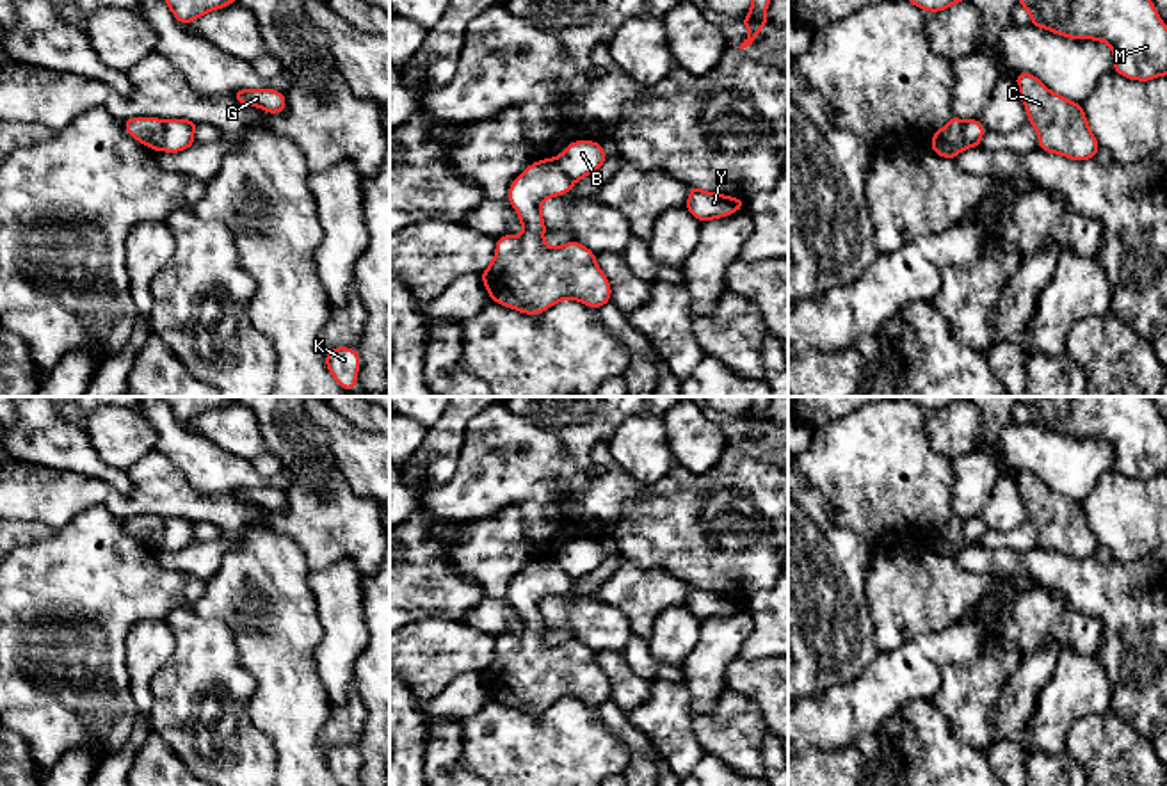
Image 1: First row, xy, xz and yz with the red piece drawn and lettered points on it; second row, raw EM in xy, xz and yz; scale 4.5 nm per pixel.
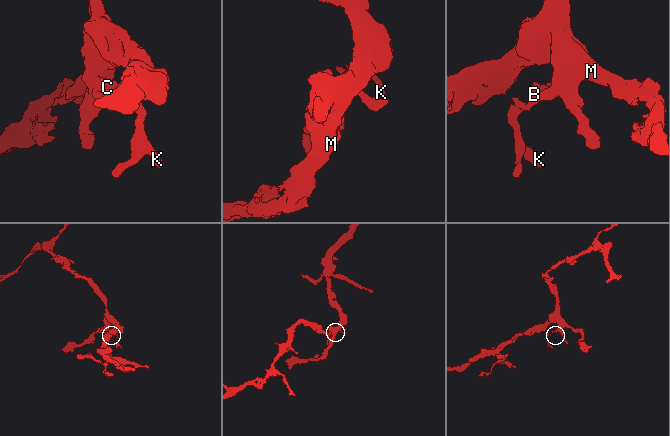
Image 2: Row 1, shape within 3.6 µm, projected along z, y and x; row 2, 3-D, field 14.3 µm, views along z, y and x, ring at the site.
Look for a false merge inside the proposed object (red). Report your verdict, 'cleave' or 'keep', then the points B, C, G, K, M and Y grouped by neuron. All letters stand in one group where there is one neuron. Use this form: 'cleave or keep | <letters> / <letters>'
cleave | B G K Y / C M

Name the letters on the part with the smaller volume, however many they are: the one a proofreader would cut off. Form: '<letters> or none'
B, G, K, Y

